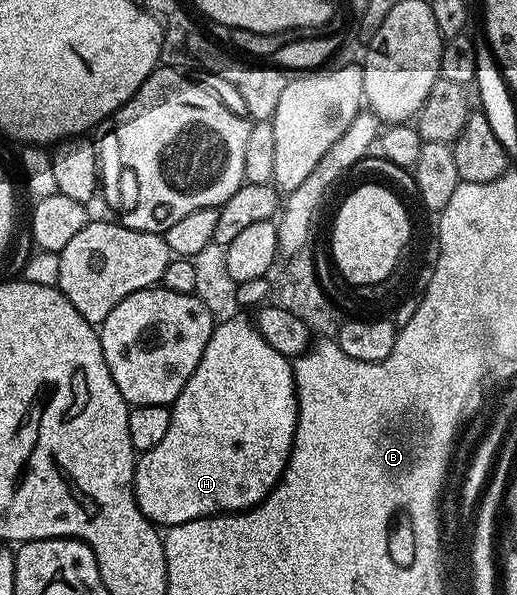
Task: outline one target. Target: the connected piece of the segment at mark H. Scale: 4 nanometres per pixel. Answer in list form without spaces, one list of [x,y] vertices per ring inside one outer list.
[[[234,318],[223,323],[216,323],[209,338],[209,346],[205,346],[205,354],[201,354],[201,362],[197,362],[197,370],[193,370],[189,382],[185,382],[181,394],[176,398],[174,404],[170,405],[171,417],[169,418],[169,430],[165,433],[165,438],[161,438],[161,443],[153,446],[153,450],[142,453],[138,457],[135,466],[135,501],[139,509],[156,526],[193,522],[197,518],[205,518],[224,512],[245,512],[261,503],[277,486],[277,482],[283,476],[293,446],[295,427],[299,417],[299,400],[295,396],[293,364],[288,357],[281,355],[277,350],[273,350],[273,347],[265,342],[265,338],[261,336],[256,325],[250,319],[249,321],[241,319]]]

